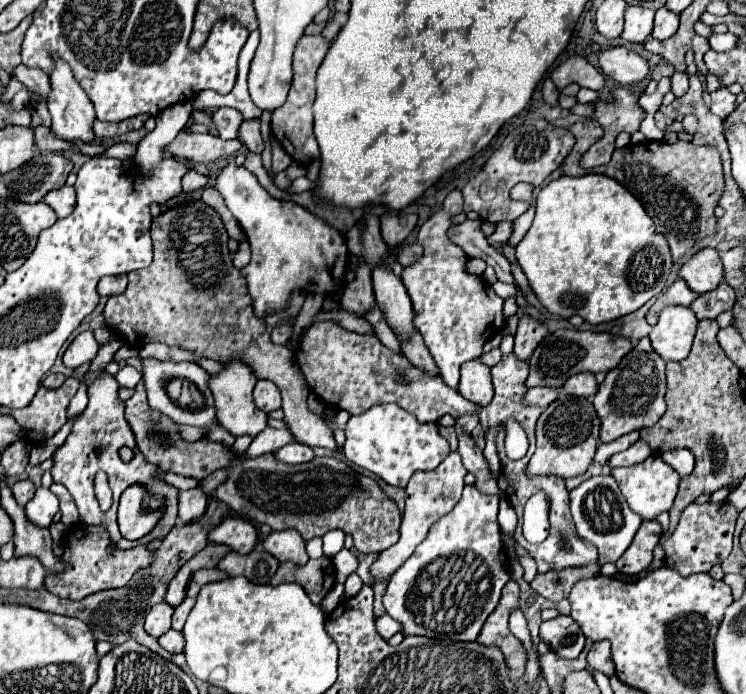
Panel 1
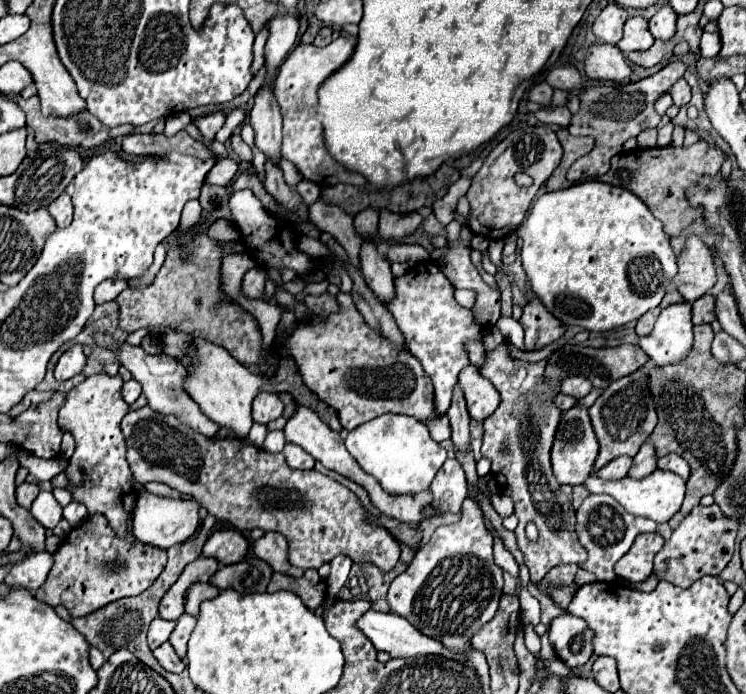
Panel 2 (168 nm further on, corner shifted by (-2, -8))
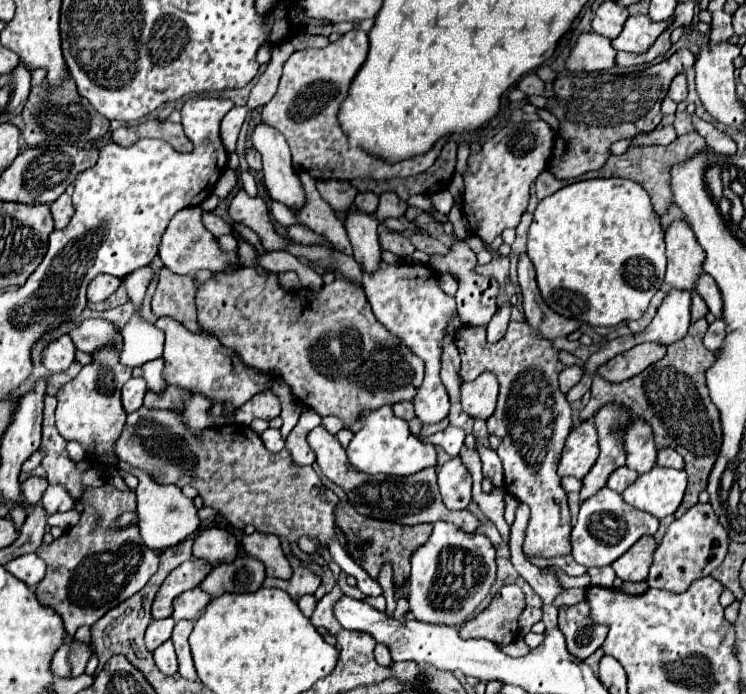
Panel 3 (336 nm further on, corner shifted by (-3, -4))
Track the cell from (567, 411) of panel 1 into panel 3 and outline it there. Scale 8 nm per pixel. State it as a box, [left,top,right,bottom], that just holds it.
[558,420,598,480]

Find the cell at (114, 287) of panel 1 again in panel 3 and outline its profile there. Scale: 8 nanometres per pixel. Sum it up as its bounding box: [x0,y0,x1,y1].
[88,274,120,302]

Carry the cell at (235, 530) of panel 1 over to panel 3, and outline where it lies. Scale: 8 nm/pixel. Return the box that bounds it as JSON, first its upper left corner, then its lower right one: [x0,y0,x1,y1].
[192,528,238,566]

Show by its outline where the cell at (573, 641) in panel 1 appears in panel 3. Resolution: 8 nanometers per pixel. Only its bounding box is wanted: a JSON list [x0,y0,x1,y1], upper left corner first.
[558,602,608,660]

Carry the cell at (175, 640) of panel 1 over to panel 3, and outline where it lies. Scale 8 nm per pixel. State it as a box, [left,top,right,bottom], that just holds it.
[154,640,178,674]

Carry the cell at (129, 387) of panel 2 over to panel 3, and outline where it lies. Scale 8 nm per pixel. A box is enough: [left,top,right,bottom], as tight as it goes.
[122,378,146,414]

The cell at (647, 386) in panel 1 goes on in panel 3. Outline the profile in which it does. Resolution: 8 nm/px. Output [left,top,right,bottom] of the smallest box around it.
[580,404,630,502]

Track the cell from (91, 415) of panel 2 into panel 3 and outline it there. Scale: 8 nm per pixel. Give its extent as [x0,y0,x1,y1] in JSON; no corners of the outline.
[56,346,132,462]

